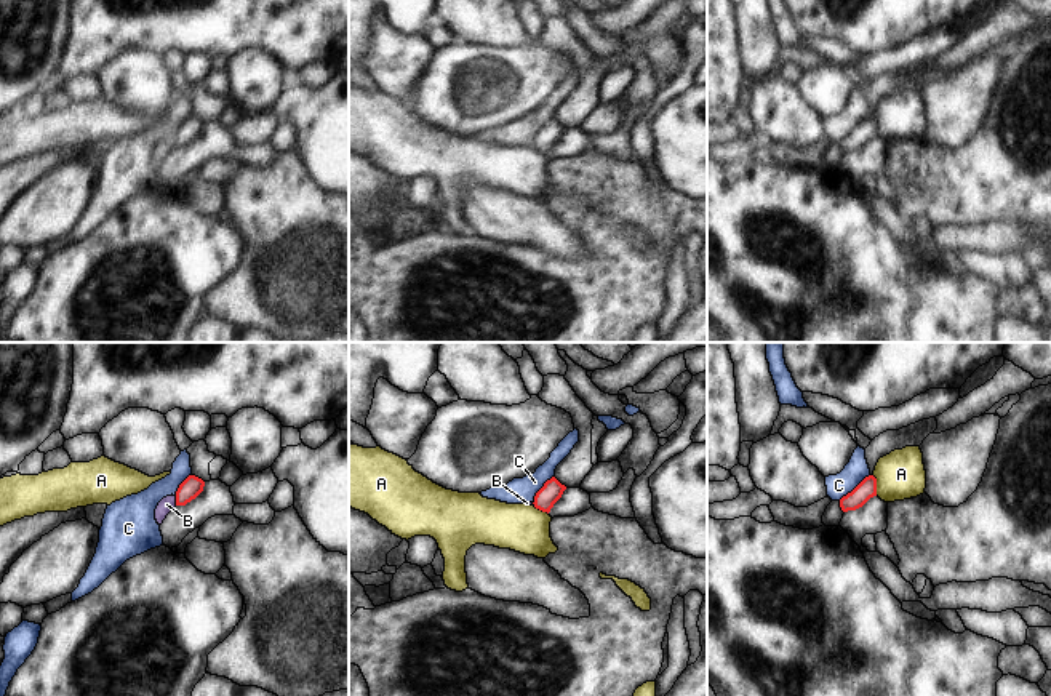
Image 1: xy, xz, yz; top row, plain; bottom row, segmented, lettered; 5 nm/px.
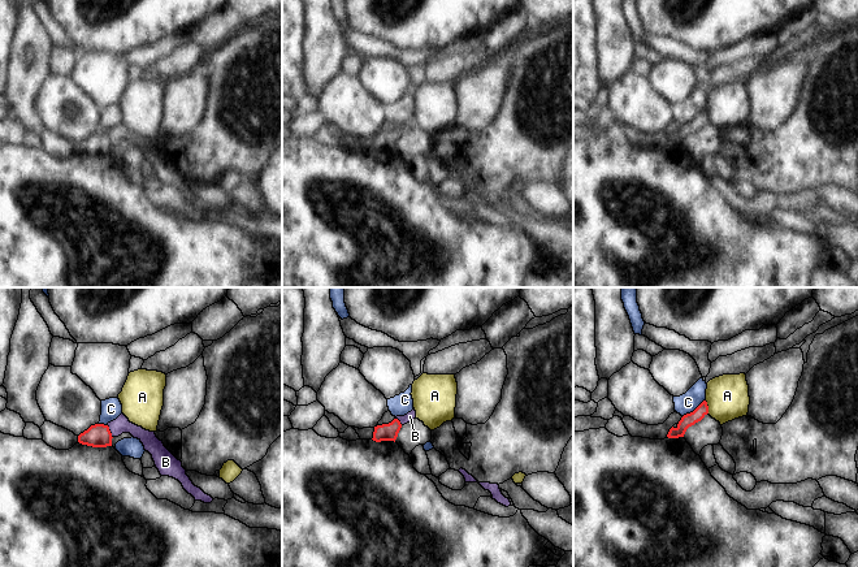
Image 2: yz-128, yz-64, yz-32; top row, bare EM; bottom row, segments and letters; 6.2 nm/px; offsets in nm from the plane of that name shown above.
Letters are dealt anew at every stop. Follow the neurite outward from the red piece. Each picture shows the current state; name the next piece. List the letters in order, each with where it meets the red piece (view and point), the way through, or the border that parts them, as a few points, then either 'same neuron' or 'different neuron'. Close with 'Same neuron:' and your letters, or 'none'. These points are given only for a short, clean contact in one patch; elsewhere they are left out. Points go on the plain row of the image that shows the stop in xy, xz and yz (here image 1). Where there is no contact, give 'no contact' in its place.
A: contact yz (875, 127); border yz (872, 117), (877, 136); different neuron
B: contact xy (176, 143); border xy (175, 138), (176, 146); different neuron
C: contact yz (855, 130); different neuron
Same neuron: none

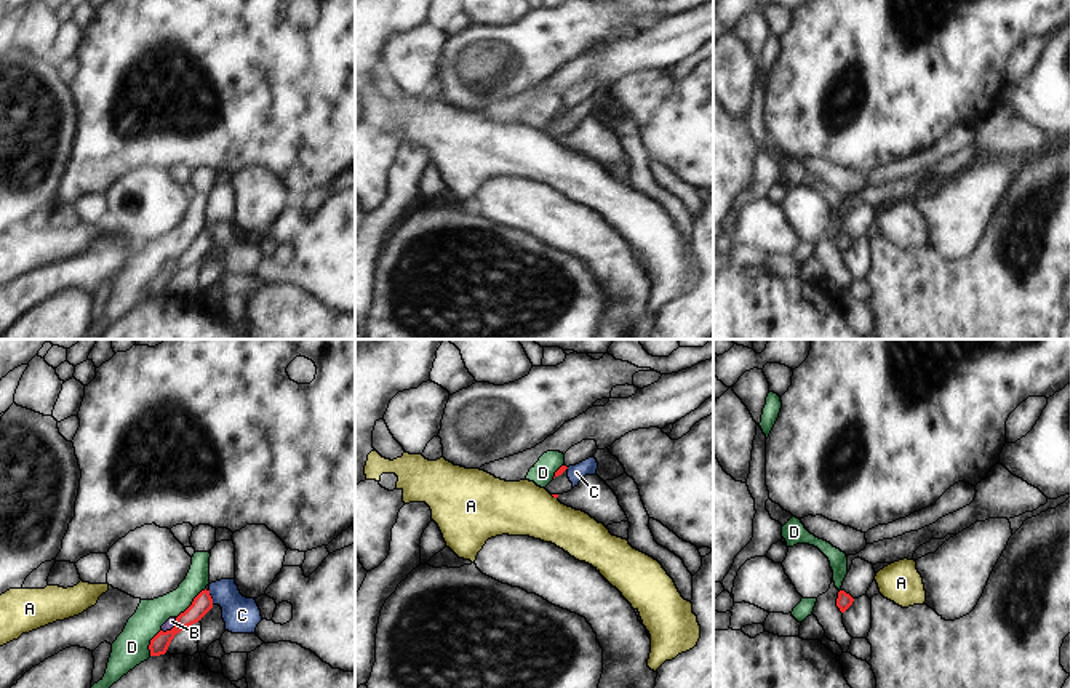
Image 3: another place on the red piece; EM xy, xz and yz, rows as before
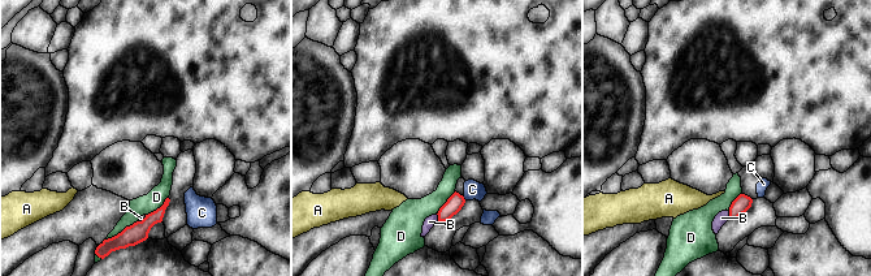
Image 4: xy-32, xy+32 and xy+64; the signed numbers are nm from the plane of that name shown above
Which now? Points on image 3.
A: contact xz (554, 138); border xz (550, 136), (557, 140); different neuron
B: contact xy (173, 269); border xy (176, 260), (170, 271), (162, 272); different neuron
C: contact xy (210, 239); border xy (208, 232), (213, 245); different neuron
D: contact xy (192, 245); different neuron
Same neuron: none

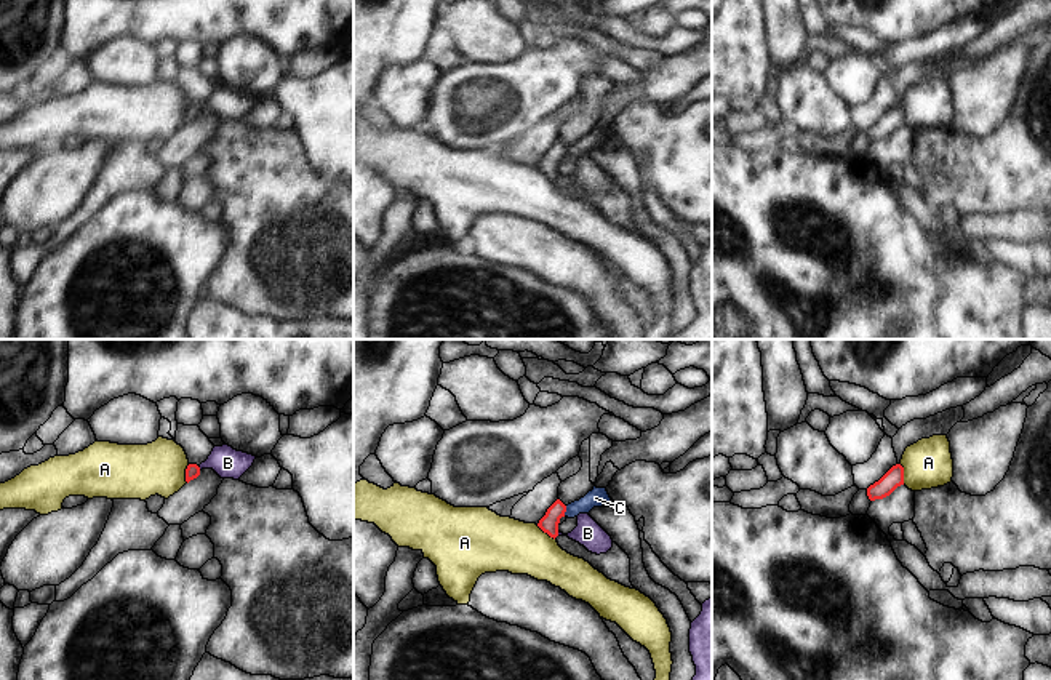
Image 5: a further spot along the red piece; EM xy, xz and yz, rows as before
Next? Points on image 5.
A: contact yz (903, 116); border yz (899, 106), (904, 125); different neuron
B: contact xy (199, 109); way xy (192, 112), (199, 109), (210, 104), (227, 104); same neuron
C: contact xz (565, 152); border xz (567, 148), (563, 157); different neuron
Same neuron: B

